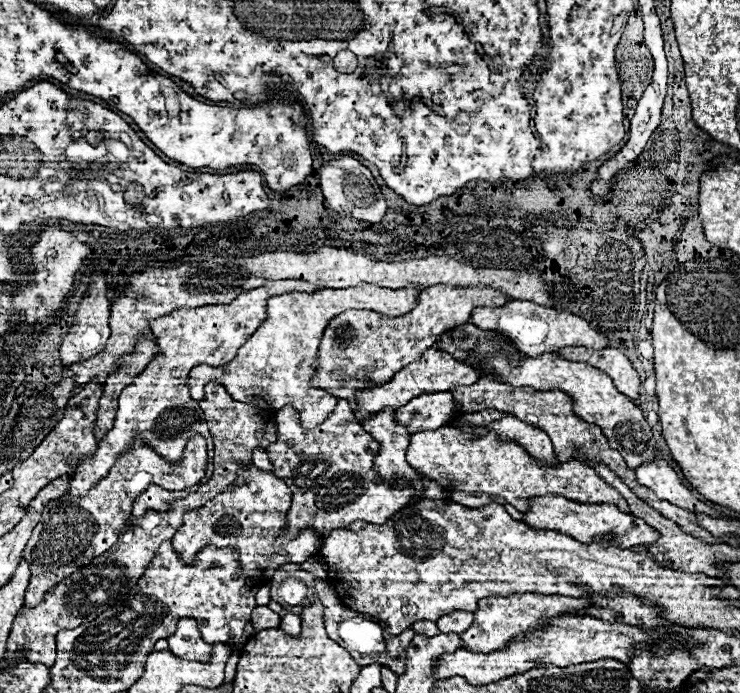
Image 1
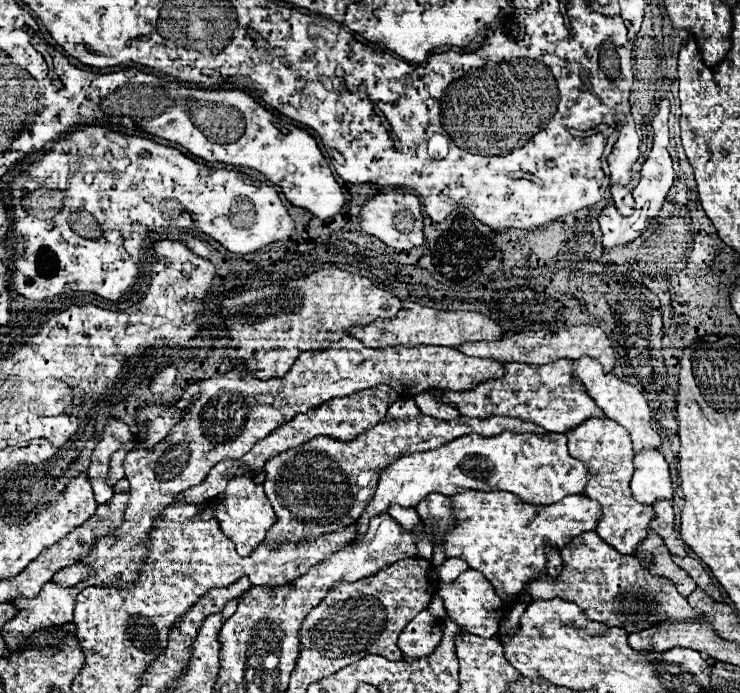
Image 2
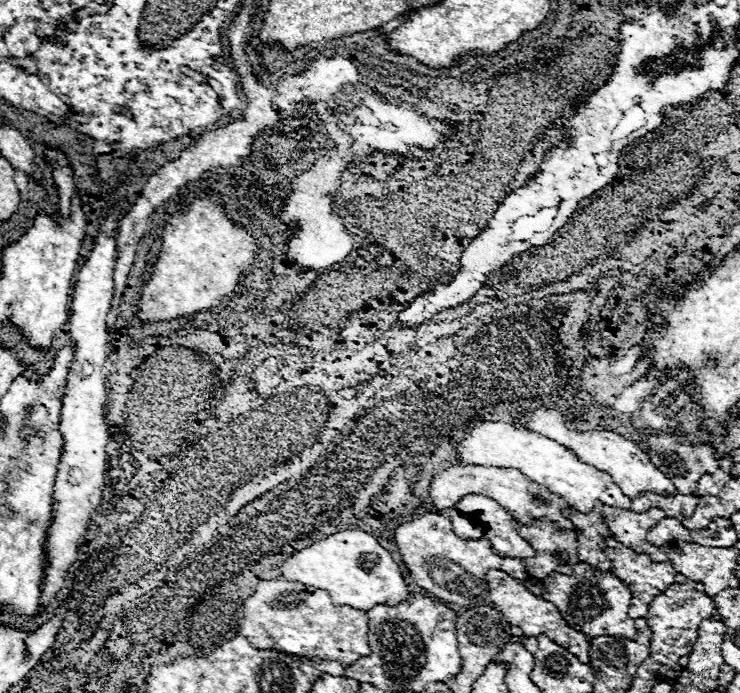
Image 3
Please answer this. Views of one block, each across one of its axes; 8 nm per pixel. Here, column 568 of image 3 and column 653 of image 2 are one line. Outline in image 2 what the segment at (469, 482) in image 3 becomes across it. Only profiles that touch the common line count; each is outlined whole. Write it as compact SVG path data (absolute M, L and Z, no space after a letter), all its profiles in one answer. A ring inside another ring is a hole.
M660 500L660 502L654 504L654 510L656 510L656 518L652 520L650 528L664 538L670 554L680 556L680 558L688 556L686 544L680 540L680 534L676 532L676 524L674 524L676 518L674 518L674 510L672 510L672 502Z

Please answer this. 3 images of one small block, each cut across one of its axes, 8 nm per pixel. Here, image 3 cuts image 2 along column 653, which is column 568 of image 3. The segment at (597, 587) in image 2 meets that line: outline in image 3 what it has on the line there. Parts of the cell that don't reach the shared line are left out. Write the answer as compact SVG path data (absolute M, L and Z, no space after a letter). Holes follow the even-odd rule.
M584 562L576 564L572 574L552 572L542 580L544 592L542 598L552 602L562 618L574 630L580 630L588 638L596 638L602 634L618 636L618 638L636 638L638 630L634 620L628 616L632 594L624 582L620 582L612 572L600 572Z

